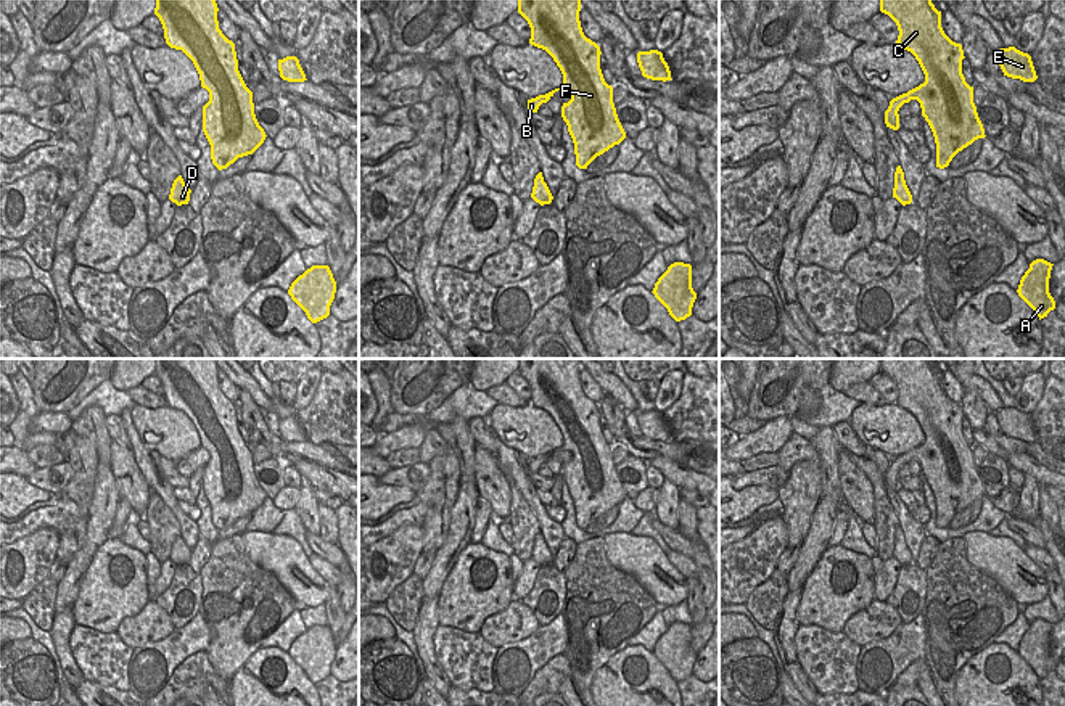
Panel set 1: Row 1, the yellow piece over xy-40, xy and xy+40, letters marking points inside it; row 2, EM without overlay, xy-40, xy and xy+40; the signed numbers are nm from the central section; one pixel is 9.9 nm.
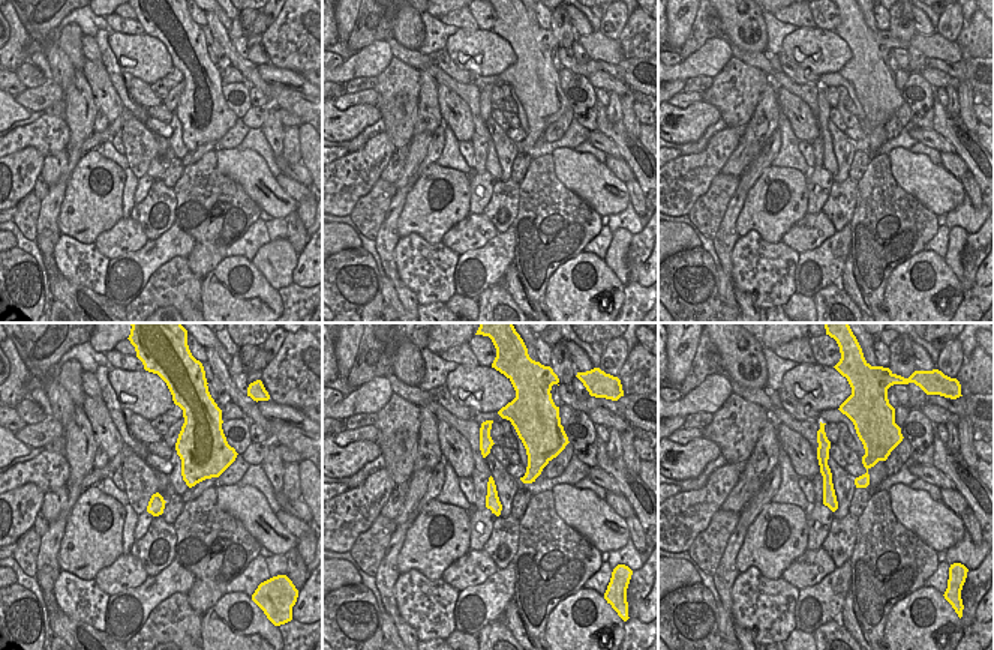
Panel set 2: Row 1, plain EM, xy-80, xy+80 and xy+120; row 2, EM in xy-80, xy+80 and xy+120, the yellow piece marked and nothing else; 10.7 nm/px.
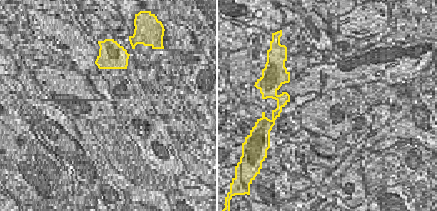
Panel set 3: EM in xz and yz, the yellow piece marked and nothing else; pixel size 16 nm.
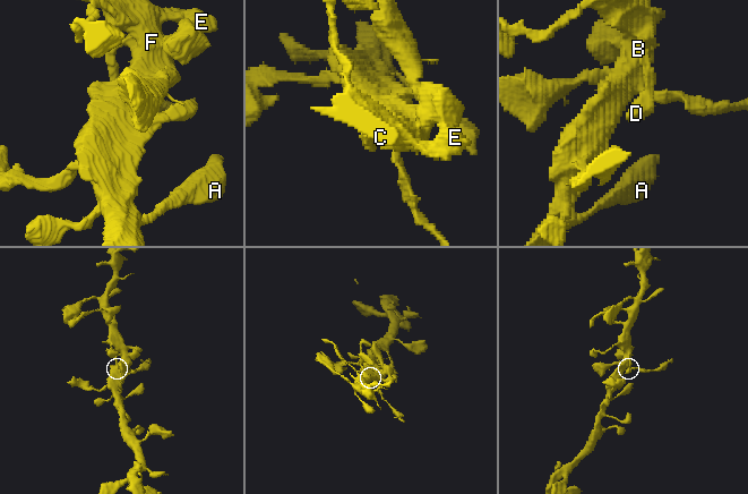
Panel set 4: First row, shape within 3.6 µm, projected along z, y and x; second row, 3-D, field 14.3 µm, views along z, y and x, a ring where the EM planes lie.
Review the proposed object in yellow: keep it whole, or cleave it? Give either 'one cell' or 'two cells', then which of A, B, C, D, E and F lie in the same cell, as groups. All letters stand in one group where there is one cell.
one cell; groups A B C D E F

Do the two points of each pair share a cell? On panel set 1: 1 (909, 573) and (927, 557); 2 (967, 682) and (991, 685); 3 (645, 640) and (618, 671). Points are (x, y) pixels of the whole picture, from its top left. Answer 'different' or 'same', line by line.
1: different
2: same
3: different

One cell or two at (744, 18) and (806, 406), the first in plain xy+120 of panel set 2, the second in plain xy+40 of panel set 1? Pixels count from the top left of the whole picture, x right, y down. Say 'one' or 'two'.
one

